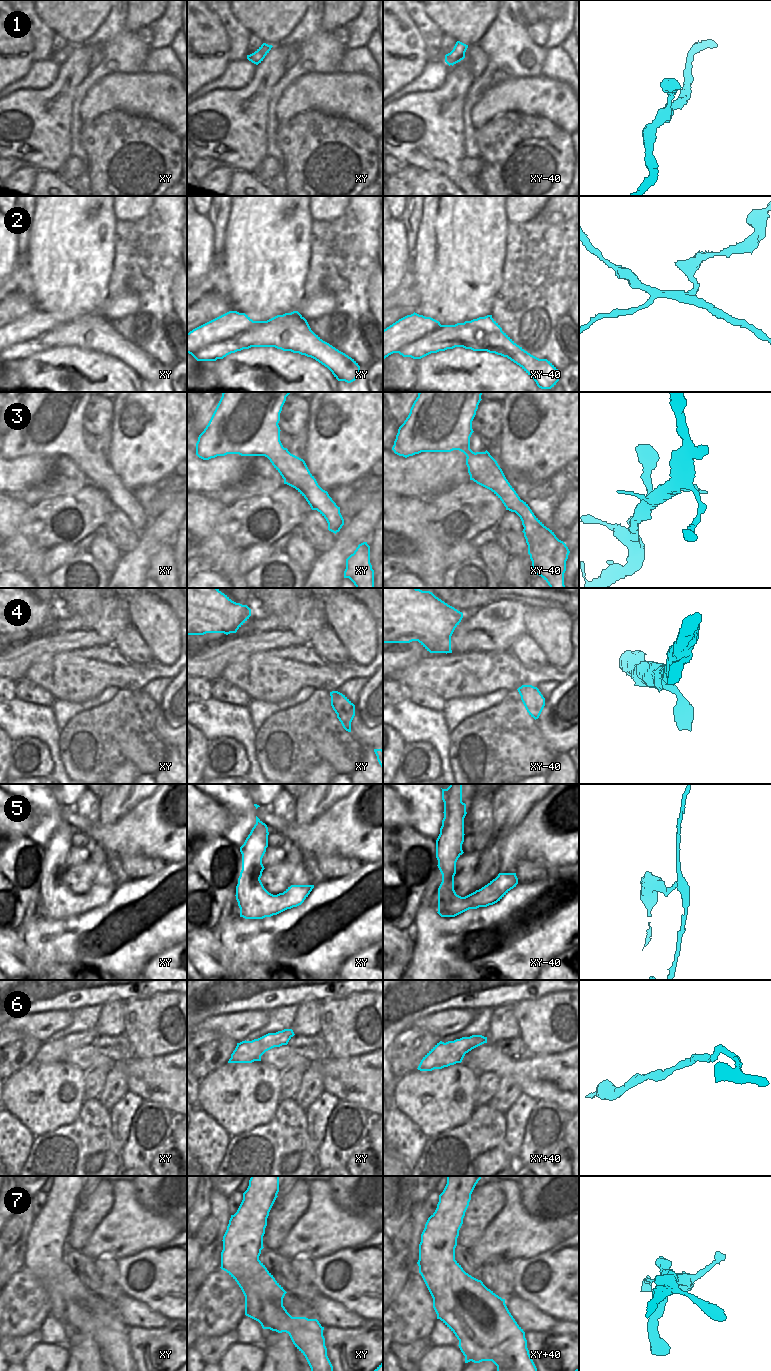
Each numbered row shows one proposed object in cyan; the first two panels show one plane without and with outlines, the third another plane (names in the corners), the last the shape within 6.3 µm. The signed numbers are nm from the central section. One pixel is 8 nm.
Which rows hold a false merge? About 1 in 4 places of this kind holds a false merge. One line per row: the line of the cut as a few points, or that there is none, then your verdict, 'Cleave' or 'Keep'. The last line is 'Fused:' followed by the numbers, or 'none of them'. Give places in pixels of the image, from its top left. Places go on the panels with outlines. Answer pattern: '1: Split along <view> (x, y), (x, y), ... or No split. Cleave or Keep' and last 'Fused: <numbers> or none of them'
1: No split. Keep
2: Split along xy (312, 331), (255, 324), (192, 355). Cleave
3: Split along xy (284, 448), (268, 458). Cleave
4: No split. Keep
5: No split. Keep
6: No split. Keep
7: No split. Keep
Fused: 2, 3

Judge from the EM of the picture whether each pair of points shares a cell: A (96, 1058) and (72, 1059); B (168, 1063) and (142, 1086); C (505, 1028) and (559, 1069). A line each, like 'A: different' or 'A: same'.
A: same
B: same
C: different

